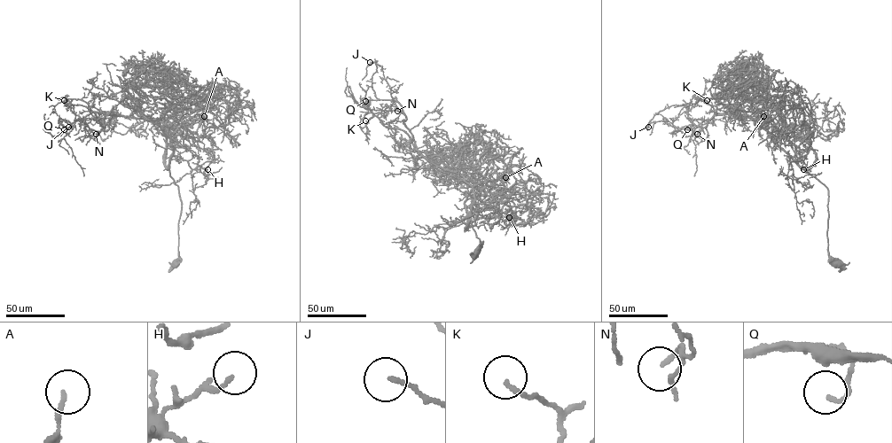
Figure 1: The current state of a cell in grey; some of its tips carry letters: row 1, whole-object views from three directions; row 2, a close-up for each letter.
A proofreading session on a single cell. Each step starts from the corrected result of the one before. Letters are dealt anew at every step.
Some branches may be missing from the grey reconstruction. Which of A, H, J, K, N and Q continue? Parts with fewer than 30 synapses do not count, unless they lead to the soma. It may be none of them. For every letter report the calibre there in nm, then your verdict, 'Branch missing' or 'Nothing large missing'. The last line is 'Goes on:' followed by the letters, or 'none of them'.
A: Thickness 140 nm. Nothing large missing
H: Thickness 140 nm. Nothing large missing
J: Thickness 120 nm. Nothing large missing
K: Thickness 140 nm. Nothing large missing
N: Thickness 140 nm. Nothing large missing
Q: Thickness 130 nm. Nothing large missing
Goes on: none of them

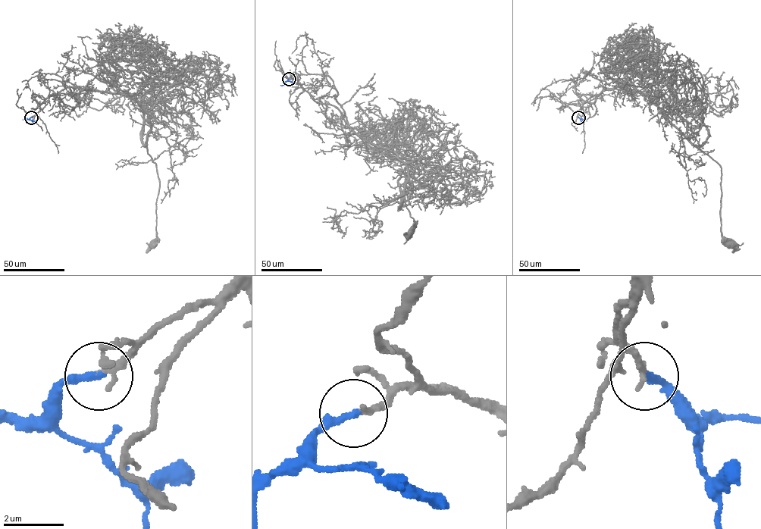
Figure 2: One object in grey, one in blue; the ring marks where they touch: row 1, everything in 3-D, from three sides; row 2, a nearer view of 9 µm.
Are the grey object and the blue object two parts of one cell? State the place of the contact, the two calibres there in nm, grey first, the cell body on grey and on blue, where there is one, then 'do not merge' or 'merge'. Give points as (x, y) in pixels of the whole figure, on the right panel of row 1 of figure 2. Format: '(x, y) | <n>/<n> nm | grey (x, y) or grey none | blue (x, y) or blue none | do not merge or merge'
(578, 117) | 220/260 nm | grey (732, 244) | blue none | merge

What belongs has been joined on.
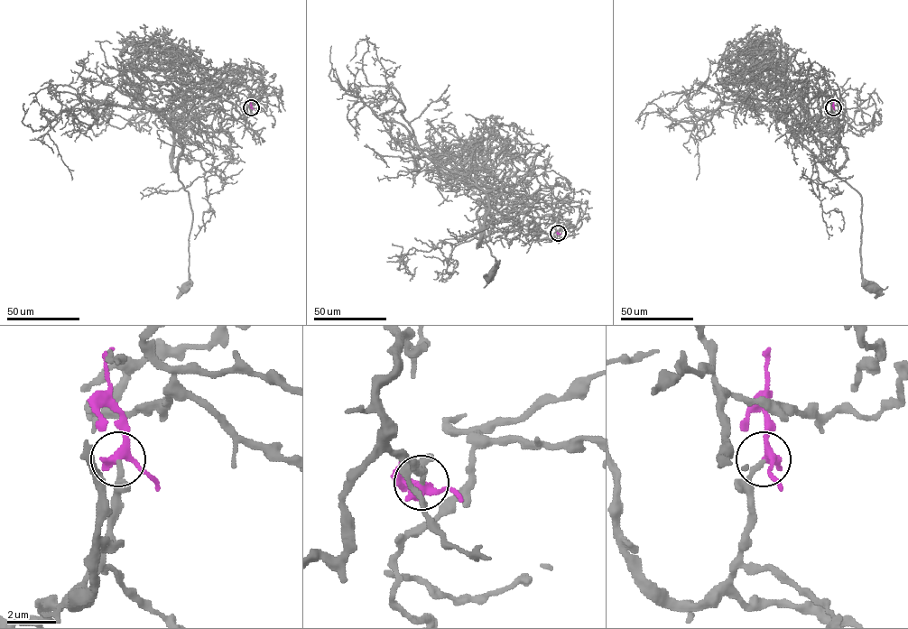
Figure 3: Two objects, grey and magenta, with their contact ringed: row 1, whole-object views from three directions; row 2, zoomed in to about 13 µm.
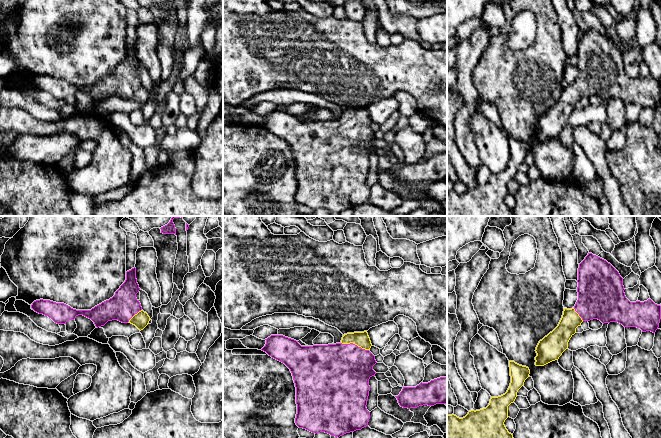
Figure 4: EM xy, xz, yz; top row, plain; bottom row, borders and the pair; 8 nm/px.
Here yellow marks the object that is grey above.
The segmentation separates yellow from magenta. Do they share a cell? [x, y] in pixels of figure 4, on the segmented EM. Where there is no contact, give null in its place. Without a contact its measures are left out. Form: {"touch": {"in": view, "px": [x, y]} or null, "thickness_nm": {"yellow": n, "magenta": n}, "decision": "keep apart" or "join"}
{"touch": {"in": "xz", "px": [355, 344]}, "thickness_nm": {"yellow": 120, "magenta": 440}, "decision": "join"}

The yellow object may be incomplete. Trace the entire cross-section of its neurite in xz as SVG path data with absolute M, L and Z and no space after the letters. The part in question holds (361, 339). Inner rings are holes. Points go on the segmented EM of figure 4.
M367 331L344 334L340 343L328 345L301 346L283 335L271 335L265 340L261 350L284 363L292 373L296 387L295 423L299 428L339 438L368 426L369 379L376 374L373 366L377 362L369 351L372 344Z

